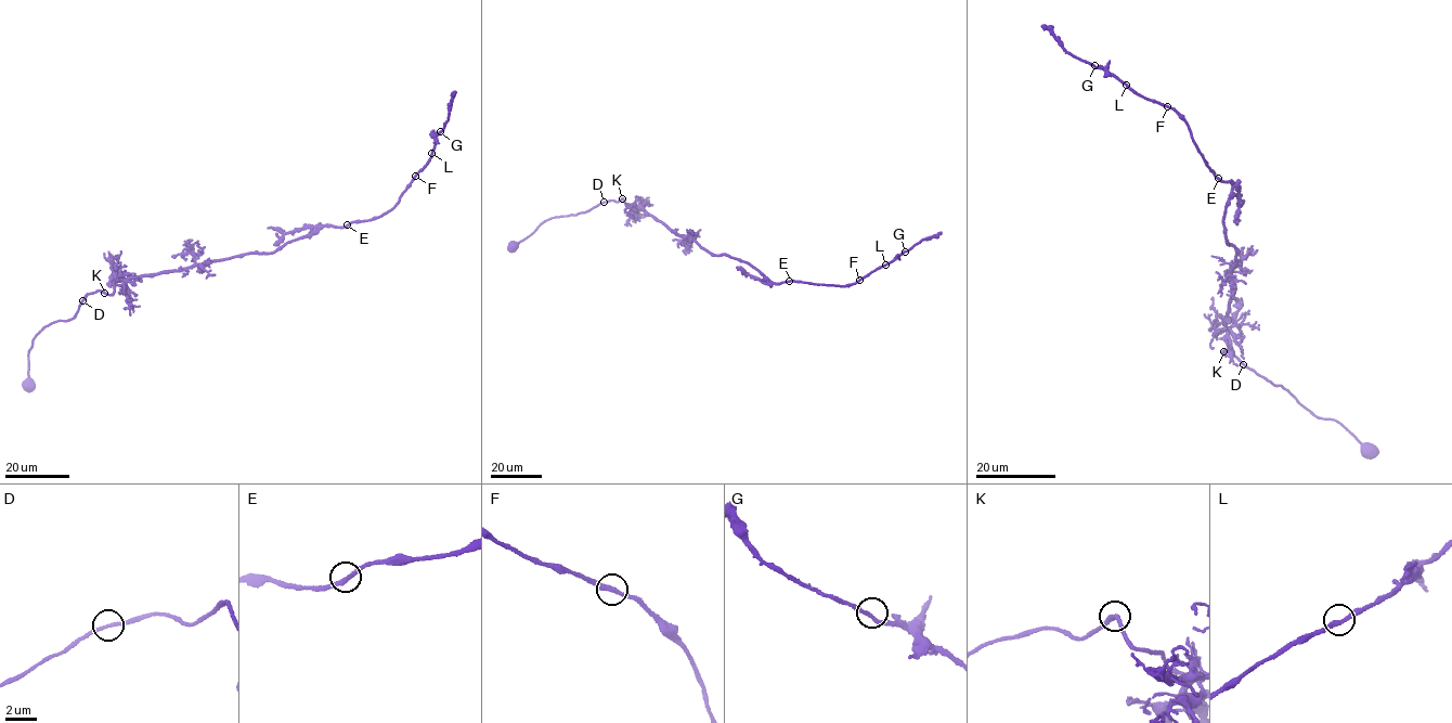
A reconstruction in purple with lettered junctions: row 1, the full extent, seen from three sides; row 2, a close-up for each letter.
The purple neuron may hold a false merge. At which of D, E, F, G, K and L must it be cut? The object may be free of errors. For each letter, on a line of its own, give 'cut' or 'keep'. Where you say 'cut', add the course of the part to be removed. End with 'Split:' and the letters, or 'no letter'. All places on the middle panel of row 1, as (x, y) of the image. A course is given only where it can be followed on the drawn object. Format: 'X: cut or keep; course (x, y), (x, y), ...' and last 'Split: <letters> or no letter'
D: keep
E: keep
F: keep
G: keep
K: keep
L: keep
Split: no letter

